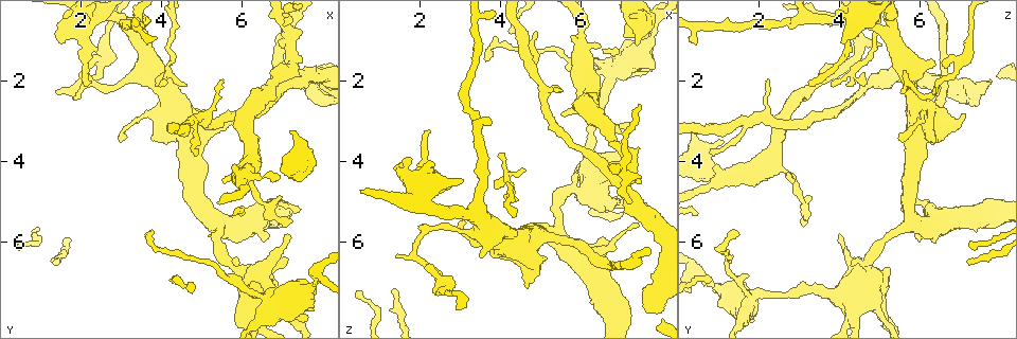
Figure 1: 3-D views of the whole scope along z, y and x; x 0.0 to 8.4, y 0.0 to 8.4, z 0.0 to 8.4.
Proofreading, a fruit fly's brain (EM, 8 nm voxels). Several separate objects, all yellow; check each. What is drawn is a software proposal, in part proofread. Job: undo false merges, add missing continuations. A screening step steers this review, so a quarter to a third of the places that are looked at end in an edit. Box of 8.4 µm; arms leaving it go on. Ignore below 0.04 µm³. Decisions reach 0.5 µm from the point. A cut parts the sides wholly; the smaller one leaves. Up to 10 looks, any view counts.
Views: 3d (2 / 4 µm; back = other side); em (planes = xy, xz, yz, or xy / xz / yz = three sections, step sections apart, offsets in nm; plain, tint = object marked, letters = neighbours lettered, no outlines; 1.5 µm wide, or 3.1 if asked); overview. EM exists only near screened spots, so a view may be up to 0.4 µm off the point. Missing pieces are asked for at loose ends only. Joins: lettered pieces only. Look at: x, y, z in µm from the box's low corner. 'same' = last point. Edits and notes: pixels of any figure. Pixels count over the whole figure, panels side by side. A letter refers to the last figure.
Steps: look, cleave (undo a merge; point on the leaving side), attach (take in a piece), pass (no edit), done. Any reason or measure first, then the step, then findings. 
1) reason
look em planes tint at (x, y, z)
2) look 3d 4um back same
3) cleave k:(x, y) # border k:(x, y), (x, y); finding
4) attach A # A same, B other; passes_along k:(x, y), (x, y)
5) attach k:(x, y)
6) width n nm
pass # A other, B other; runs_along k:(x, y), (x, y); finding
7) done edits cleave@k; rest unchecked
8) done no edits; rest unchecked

a narrow waist
look 3d 2um at (6.05, 7.20, 1.70)

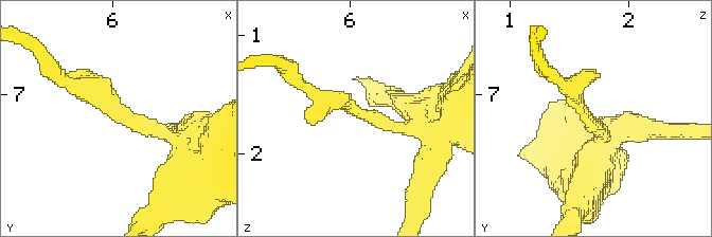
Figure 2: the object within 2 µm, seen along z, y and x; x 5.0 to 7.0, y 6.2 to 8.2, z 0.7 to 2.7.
look em xy step 8 tint at (6.06, 7.18, 1.66)

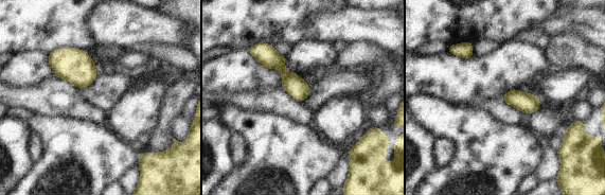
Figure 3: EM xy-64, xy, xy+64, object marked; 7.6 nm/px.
look em planes letters same

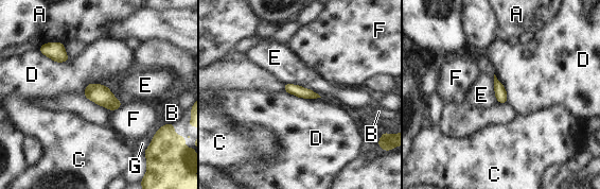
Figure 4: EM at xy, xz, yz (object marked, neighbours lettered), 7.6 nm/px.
width 90 nm; longest_contact E 300 nm
pass # A other, B other, C other, D other, E other, F other, G other; one neuron here

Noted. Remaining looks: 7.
tapers out
look 3d 4um at (4.95, 3.70, 0.85)

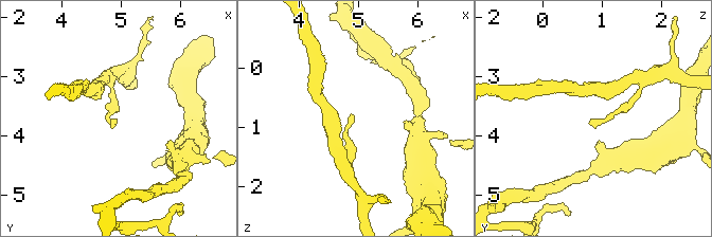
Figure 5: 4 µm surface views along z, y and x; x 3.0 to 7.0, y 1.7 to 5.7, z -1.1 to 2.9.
now the EM
look em yz step 4 letters at (4.90, 3.70, 0.75)

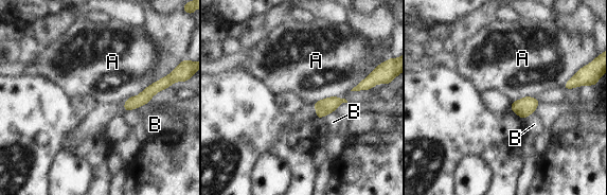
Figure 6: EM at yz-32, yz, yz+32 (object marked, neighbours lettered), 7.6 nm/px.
look em planes letters same

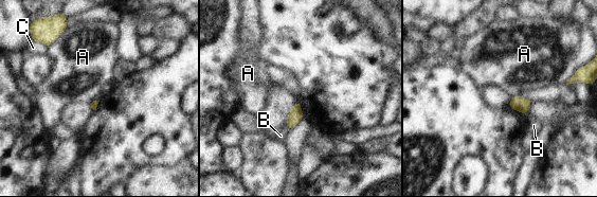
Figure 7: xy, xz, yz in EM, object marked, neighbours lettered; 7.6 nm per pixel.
pass # A other, B other, C other; none of them fits

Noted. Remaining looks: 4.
an open end
look 3d 4um at (7.35, 3.50, 1.10)

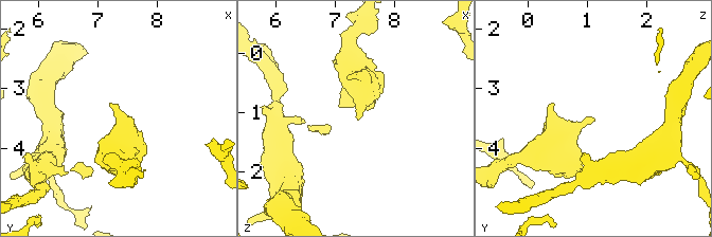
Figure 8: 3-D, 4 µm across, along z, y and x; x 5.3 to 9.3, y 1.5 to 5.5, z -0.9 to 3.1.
now the EM
look em planes letters at (7.35, 3.50, 1.10)

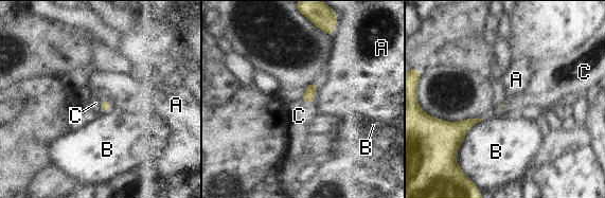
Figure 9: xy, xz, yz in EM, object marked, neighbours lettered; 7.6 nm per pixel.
attach C # A other, B other, C same; passes_along 9:(104, 105), (101, 105), (95, 103); it goes on there

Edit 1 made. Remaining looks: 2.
see it whole again
look overview

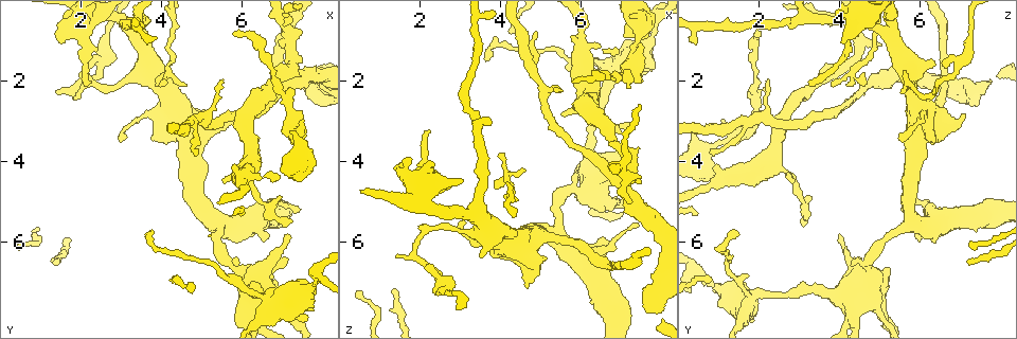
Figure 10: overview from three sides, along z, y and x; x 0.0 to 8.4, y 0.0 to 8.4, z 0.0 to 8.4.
tapers out
look em planes letters at (1.45, 2.30, 6.40)

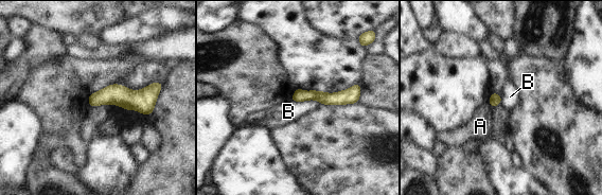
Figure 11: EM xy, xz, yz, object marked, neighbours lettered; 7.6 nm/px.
longest_contact B 220 nm
pass # A other, B other; none of them fits

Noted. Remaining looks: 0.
done edits attach@9; rest unchecked

